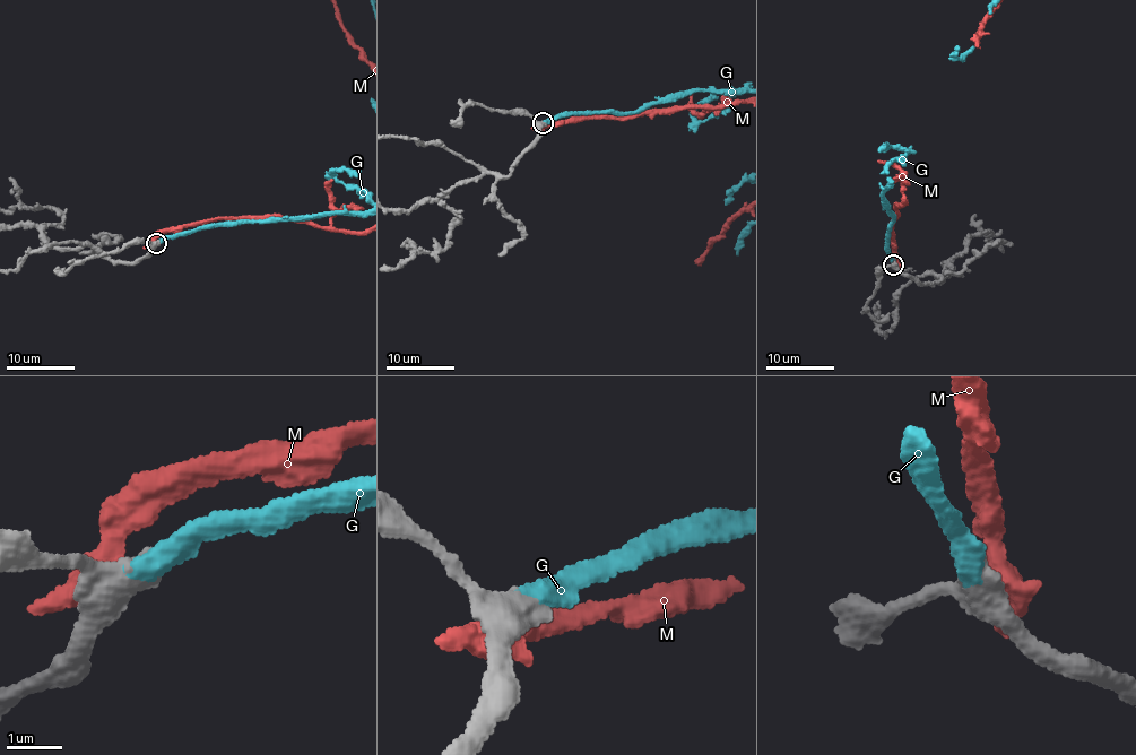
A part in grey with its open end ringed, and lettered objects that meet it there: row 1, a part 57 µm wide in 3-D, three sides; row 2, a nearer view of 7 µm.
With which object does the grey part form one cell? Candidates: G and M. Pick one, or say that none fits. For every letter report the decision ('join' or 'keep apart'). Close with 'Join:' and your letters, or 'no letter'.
G: join
M: keep apart
Join: G

